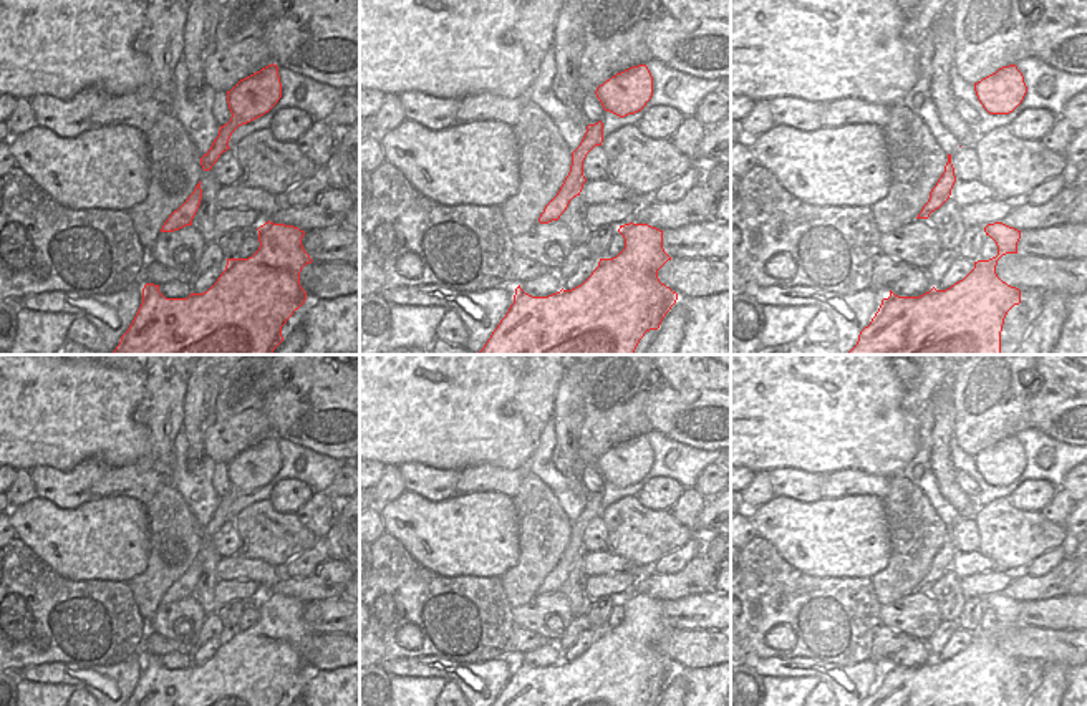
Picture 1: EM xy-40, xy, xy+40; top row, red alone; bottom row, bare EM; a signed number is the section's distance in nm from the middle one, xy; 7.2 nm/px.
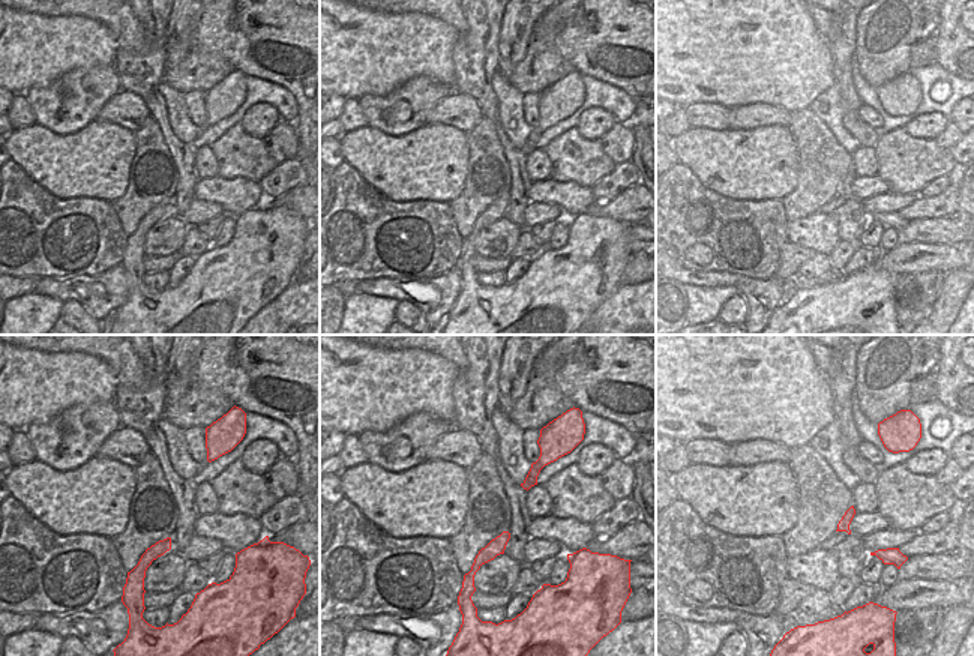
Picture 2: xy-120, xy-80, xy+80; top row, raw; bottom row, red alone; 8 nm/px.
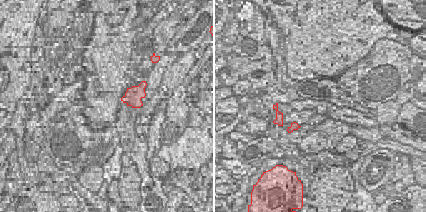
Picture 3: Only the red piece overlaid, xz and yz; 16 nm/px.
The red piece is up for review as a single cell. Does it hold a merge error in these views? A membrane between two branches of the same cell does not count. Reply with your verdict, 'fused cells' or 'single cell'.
single cell

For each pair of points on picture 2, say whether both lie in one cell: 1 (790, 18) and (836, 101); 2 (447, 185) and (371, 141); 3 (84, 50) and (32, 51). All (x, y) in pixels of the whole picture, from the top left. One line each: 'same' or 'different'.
1: different
2: same
3: same

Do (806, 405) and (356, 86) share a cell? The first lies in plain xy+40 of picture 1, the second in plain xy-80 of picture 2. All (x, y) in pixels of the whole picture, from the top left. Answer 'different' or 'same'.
same

